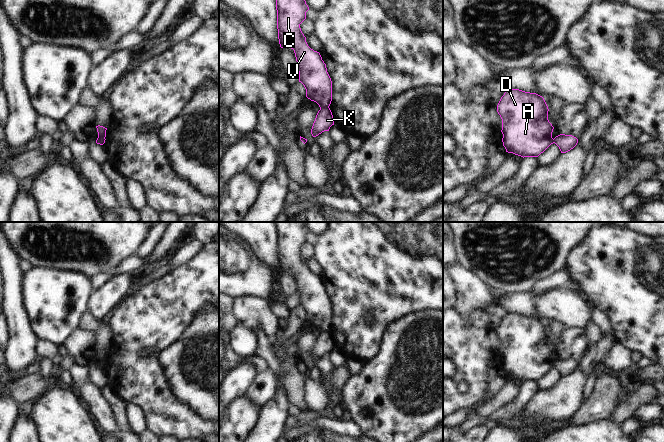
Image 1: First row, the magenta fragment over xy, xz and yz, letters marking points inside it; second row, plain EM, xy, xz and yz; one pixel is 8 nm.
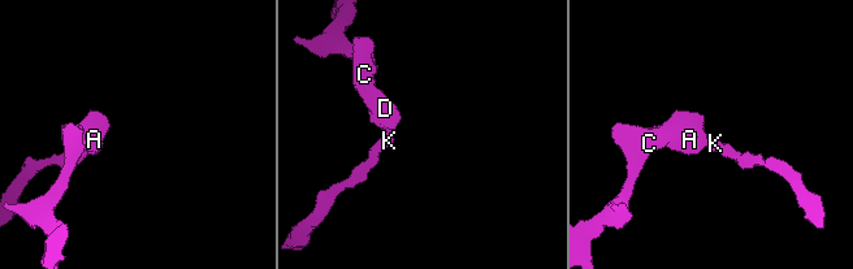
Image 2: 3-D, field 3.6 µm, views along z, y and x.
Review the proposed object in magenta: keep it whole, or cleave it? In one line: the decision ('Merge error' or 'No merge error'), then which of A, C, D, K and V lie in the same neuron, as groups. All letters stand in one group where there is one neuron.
Merge error. Groups: A C D V / K

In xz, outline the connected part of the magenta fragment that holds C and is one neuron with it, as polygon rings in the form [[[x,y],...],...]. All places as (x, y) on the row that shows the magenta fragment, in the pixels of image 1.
[[[276,0],[278,39],[281,48],[294,50],[299,82],[306,89],[306,97],[320,108],[332,101],[332,81],[319,52],[311,49],[300,24],[309,10],[305,0]]]

